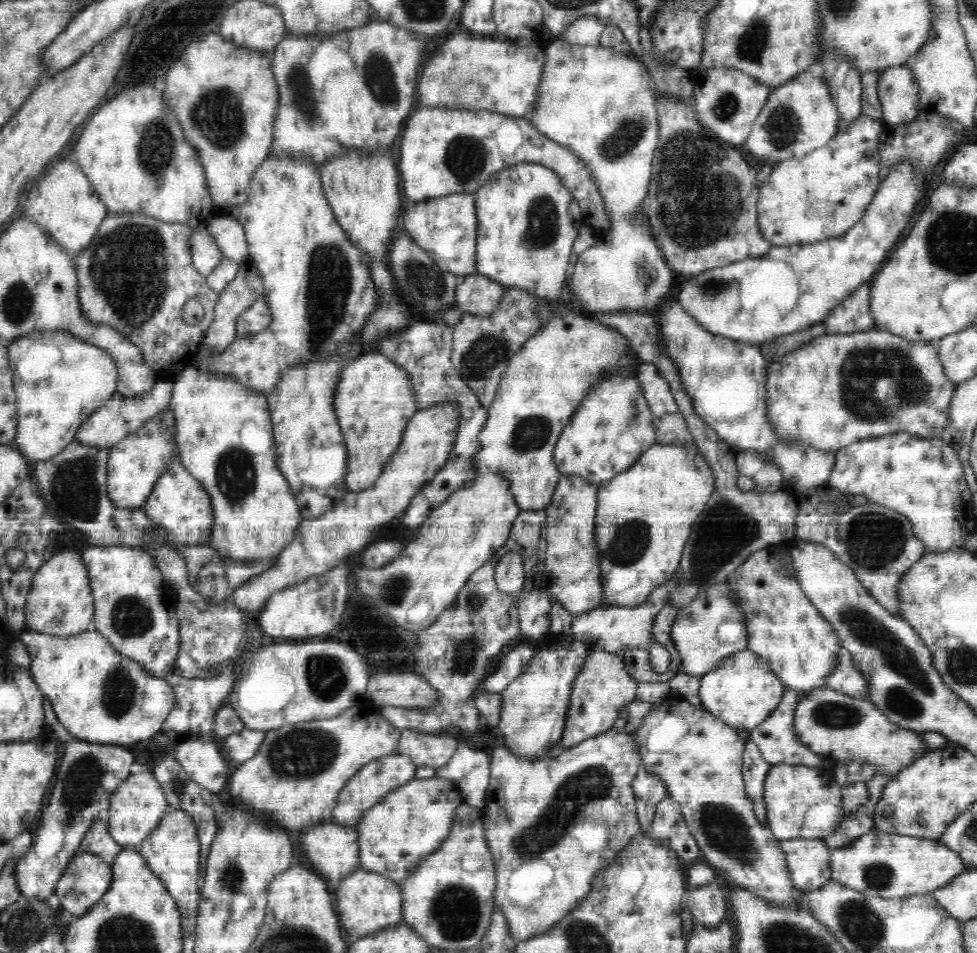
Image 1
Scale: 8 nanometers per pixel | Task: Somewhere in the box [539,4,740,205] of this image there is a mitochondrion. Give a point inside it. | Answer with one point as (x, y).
(628, 133)

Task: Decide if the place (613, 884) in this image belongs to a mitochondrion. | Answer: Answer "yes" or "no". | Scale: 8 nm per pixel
no

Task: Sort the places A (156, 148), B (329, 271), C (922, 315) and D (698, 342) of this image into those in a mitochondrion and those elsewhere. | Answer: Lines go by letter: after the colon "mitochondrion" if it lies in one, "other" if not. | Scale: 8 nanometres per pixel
A: mitochondrion
B: mitochondrion
C: other
D: other

